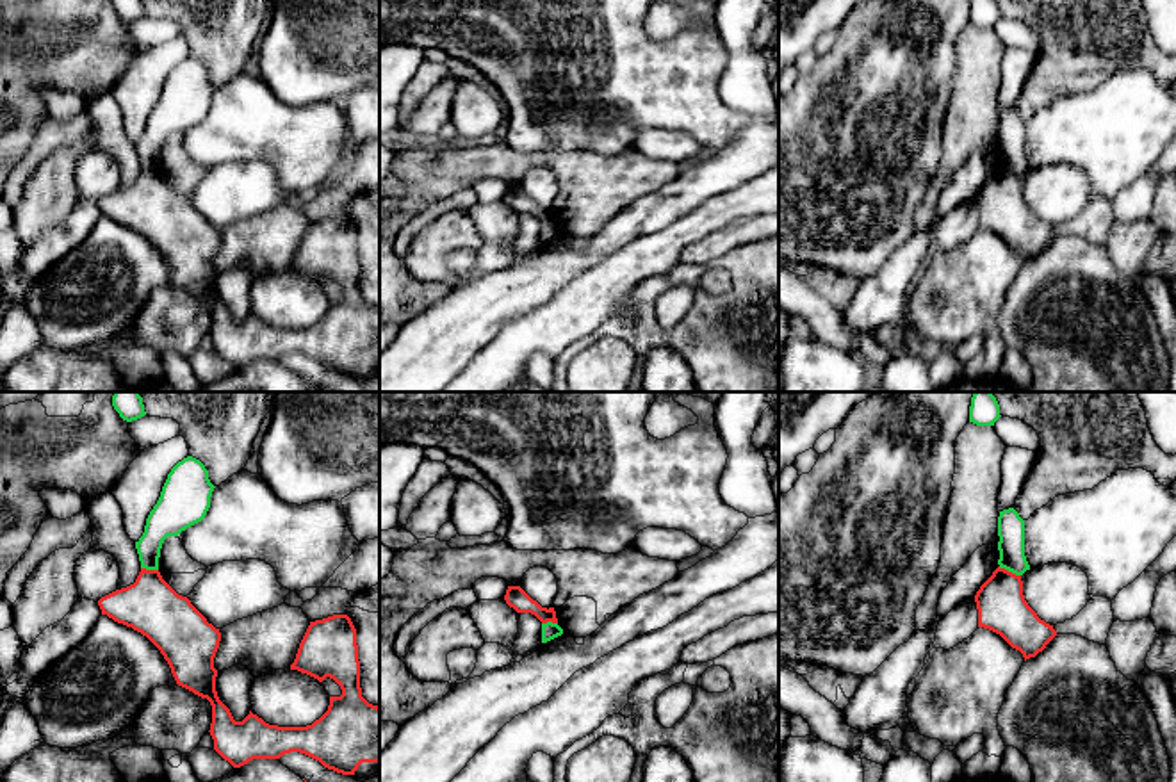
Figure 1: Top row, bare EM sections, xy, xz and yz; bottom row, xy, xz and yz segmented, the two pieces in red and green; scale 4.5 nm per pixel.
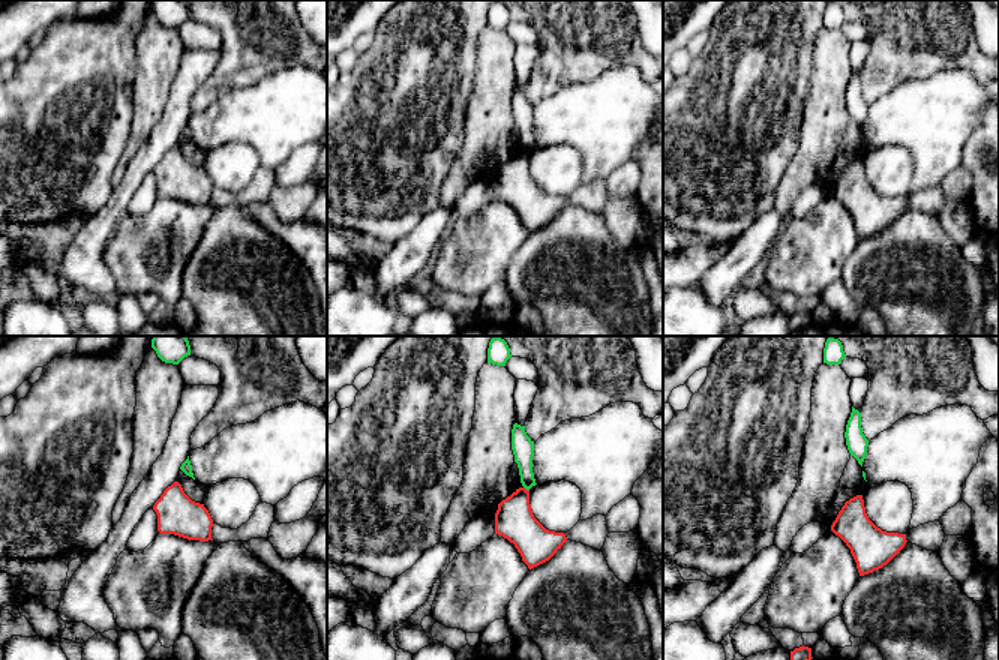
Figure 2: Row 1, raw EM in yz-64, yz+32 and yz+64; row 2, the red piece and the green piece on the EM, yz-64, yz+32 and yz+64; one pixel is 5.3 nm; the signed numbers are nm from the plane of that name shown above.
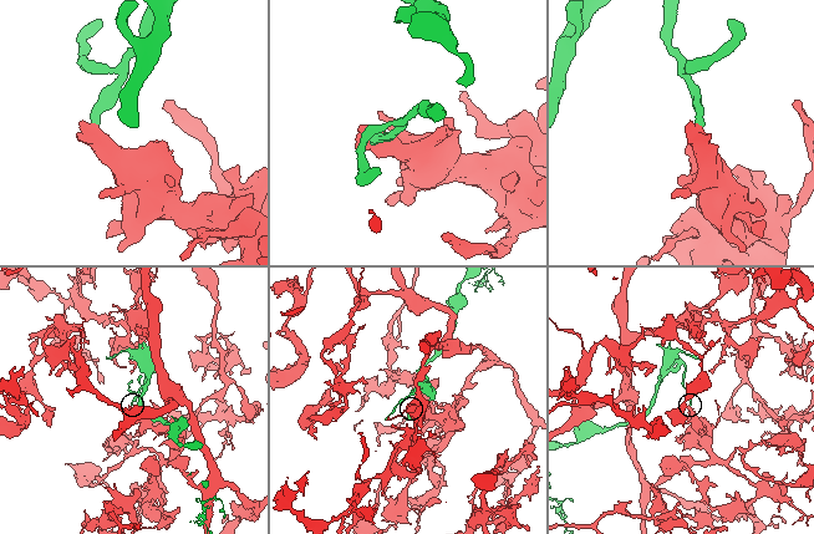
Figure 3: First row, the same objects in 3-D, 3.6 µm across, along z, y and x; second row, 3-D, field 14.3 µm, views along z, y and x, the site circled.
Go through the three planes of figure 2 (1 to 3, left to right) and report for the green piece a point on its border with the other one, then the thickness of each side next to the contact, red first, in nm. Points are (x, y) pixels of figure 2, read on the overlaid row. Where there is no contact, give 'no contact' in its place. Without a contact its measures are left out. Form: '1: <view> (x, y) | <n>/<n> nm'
1: no contact
2: yz+32 (525, 489) | 200/120 nm
3: no contact

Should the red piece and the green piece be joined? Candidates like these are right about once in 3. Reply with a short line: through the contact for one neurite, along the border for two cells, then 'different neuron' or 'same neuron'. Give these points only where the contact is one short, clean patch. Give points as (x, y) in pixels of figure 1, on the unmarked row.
yz (998, 168), (1020, 177) | different neuron

